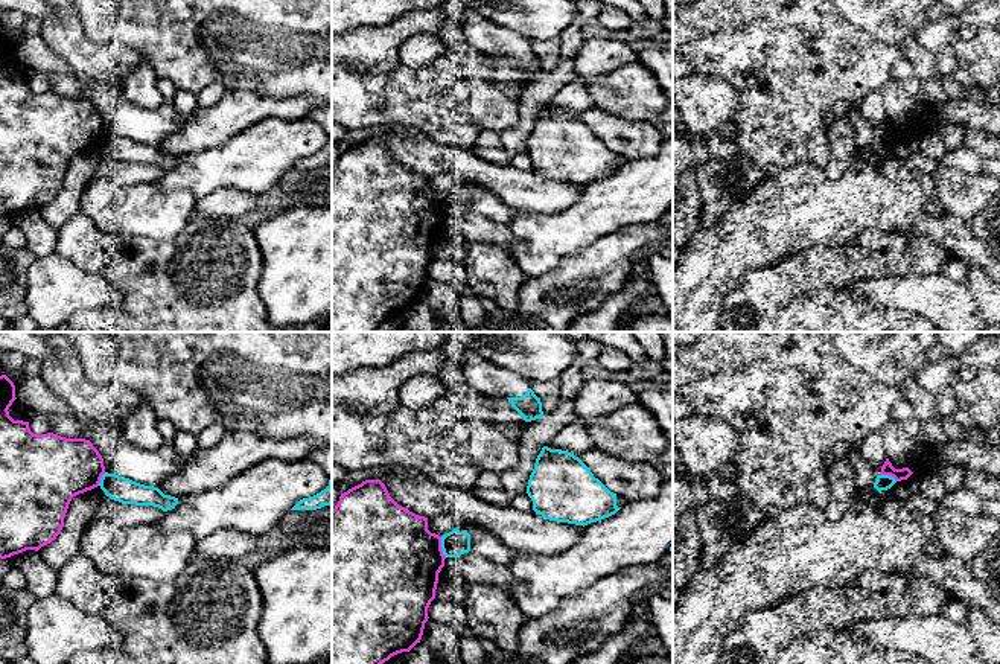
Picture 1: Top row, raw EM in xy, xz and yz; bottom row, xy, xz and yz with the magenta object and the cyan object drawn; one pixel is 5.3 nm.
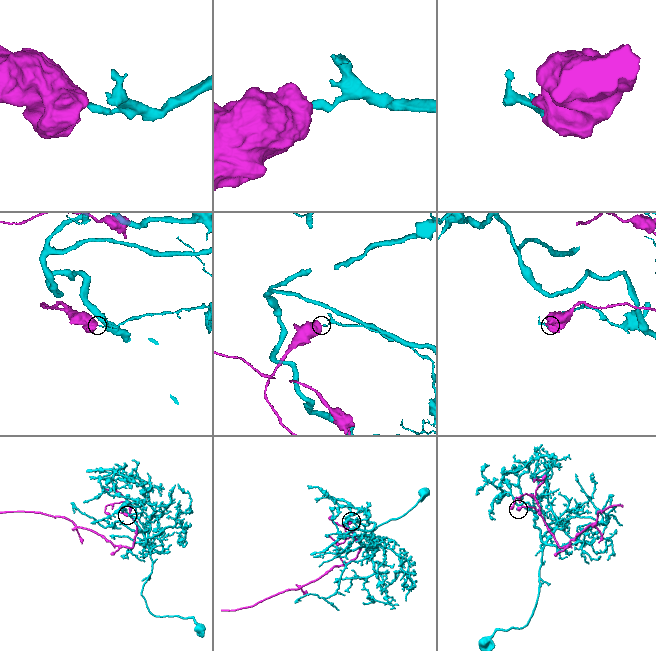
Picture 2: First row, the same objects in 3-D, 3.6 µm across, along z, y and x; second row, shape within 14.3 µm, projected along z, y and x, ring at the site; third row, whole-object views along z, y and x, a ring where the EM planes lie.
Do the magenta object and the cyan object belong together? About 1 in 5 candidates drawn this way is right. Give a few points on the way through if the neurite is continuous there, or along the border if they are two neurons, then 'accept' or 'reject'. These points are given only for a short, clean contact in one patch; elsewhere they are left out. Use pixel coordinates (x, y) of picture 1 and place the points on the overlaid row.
reject

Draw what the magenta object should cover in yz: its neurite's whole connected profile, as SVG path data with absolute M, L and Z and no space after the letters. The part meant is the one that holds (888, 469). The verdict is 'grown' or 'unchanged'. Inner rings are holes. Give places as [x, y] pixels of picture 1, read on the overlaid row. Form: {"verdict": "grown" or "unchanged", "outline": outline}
{"verdict": "unchanged", "outline": "M886 458L886 461L884 461L883 468L881 468L881 472L880 472L880 475L890 475L896 481L907 480L912 474L913 472L909 468L895 469L892 466L892 463L889 461L889 458Z"}

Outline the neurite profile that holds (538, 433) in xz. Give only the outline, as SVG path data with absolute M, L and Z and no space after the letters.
M581 362L571 364L560 376L560 399L546 416L527 422L519 445L519 464L499 474L501 484L511 498L527 493L530 475L542 448L575 419L574 399L583 385Z

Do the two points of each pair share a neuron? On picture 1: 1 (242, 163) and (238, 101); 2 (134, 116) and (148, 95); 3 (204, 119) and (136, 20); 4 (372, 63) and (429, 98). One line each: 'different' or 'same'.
1: different
2: different
3: different
4: different

